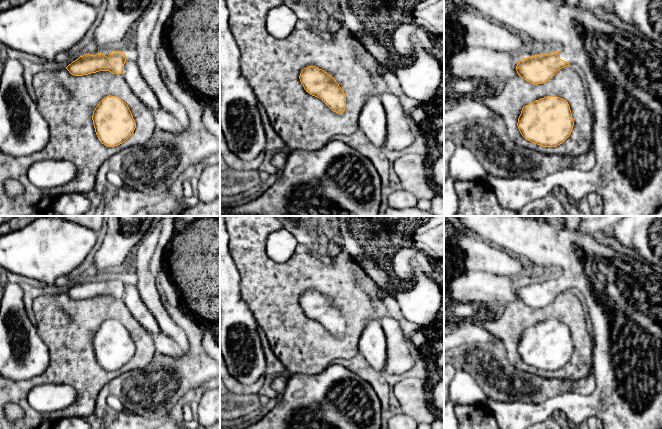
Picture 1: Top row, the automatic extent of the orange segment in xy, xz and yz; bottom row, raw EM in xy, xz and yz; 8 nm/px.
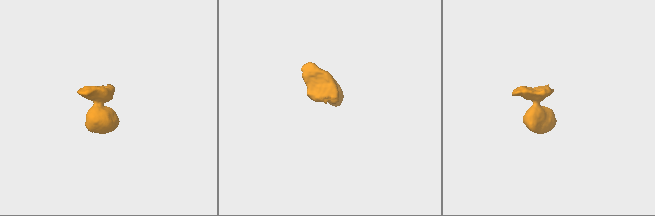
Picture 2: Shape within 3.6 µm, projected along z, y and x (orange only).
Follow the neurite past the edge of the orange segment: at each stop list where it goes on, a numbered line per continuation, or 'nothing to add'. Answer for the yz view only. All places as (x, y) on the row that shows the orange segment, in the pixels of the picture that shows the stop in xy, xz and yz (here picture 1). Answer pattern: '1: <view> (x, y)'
1: yz (624, 72)

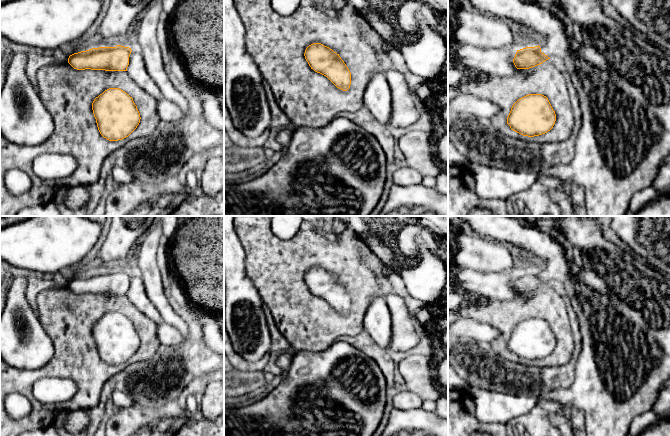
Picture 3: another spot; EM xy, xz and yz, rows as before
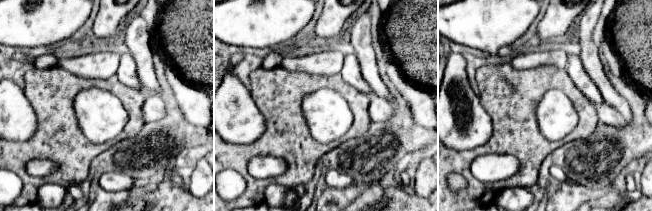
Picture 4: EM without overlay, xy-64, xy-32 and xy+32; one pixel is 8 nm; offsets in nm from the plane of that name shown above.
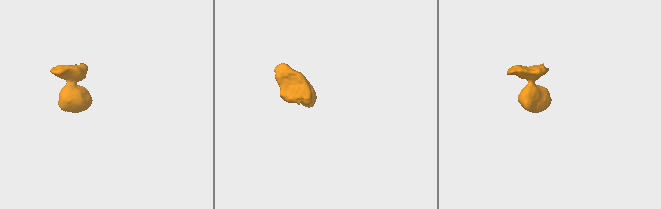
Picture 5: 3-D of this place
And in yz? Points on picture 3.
1: yz (622, 81)

